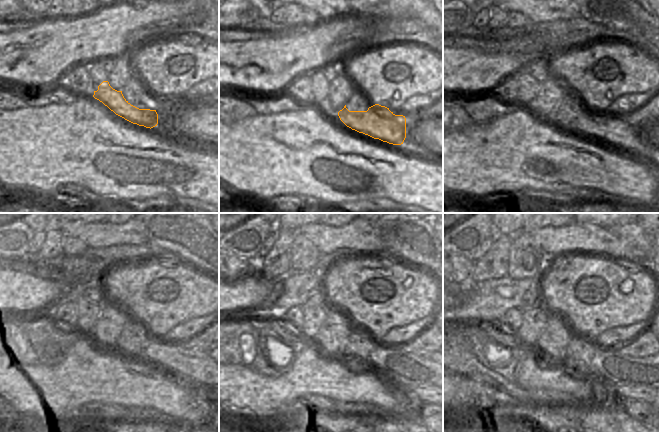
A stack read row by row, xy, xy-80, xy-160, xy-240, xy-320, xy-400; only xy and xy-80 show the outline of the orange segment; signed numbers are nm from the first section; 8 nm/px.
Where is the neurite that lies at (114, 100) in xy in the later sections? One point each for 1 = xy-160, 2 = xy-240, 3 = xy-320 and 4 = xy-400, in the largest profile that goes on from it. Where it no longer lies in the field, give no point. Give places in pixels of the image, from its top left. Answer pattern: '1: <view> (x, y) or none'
1: xy-160 (615, 131)
2: xy-240 (198, 369)
3: xy-320 (407, 370)
4: xy-400 (611, 365)

